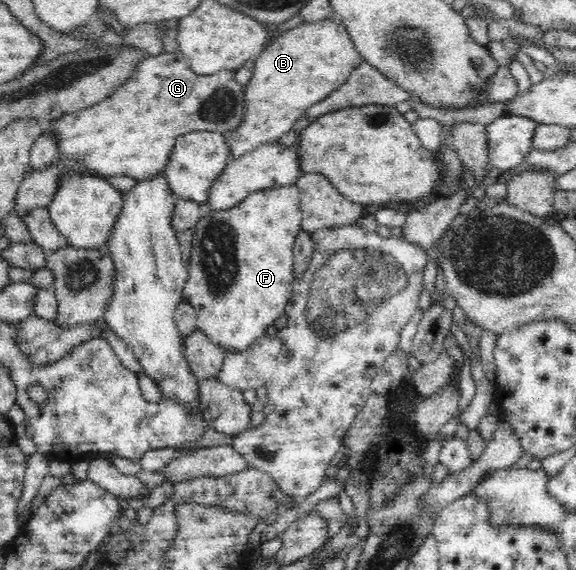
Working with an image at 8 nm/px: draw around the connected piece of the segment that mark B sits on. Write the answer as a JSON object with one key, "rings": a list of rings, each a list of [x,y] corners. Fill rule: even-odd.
{"rings":[[[338,19],[303,21],[270,41],[256,59],[253,76],[244,87],[246,112],[238,129],[222,133],[230,146],[231,159],[254,151],[259,145],[277,141],[288,133],[314,103],[336,91],[362,63],[346,26]]]}

